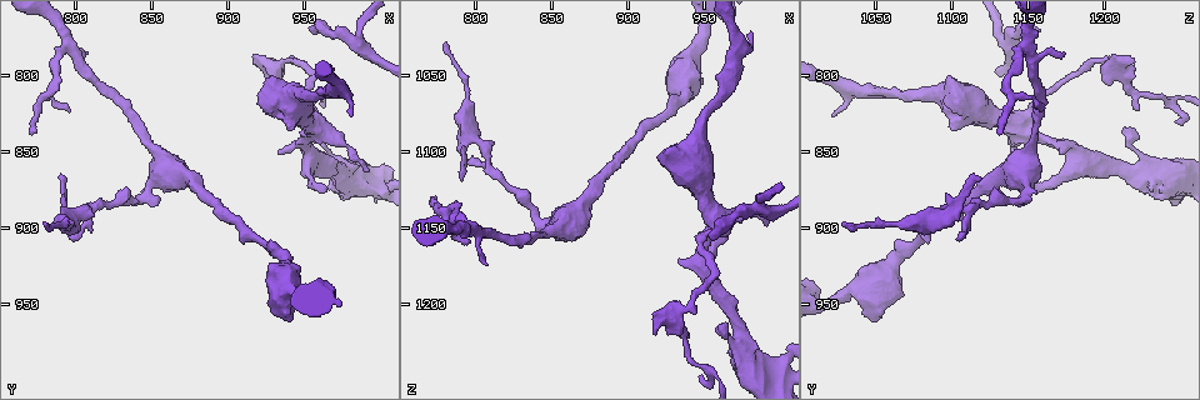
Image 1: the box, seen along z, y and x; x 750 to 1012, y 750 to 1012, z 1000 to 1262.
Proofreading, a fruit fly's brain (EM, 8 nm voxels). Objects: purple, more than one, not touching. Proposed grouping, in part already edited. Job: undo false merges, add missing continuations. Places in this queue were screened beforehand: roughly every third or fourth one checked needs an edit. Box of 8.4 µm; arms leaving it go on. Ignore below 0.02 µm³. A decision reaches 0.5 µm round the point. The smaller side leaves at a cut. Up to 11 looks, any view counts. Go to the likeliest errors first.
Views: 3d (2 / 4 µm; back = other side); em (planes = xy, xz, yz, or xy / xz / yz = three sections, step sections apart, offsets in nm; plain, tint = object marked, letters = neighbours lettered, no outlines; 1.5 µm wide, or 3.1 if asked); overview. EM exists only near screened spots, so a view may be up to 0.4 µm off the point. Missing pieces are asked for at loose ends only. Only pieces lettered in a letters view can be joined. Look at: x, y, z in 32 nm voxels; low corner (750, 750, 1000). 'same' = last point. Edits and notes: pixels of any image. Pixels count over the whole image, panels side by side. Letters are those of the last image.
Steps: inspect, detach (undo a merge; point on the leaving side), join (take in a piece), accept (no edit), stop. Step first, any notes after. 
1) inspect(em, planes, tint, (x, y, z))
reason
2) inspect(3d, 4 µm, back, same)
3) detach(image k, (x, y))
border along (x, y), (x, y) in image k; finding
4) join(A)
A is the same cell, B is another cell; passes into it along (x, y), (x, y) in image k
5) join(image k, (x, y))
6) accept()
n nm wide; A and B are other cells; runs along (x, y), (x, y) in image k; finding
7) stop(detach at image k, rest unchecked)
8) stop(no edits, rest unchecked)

inspect(em, planes, letters, (954, 768, 1158))
an open end

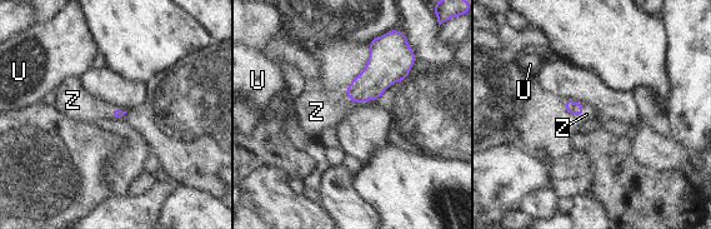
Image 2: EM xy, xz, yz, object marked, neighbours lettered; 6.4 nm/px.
join(image 2, (316, 111))
Z is the same cell, U is another cell; passes into it along (379, 74), (346, 94), (316, 111) in image 2; the cell continues

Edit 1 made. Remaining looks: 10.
inspect(3d, 4 µm, (930, 800, 1096))

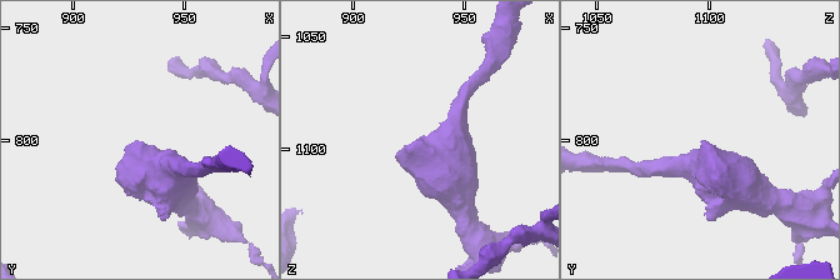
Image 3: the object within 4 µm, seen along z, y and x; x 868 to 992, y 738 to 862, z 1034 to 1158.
inspect(em, xz, step 4, tint, (928, 799, 1096))
shape alone is not enough

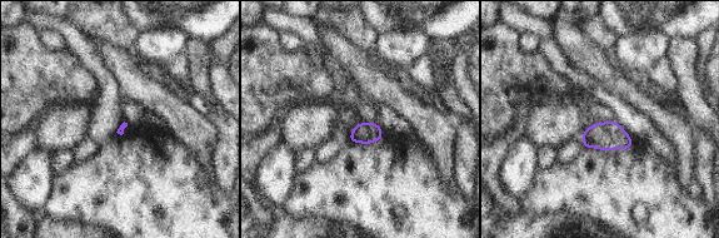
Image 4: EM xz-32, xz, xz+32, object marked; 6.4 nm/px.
inspect(em, planes, letters, same)
another direction

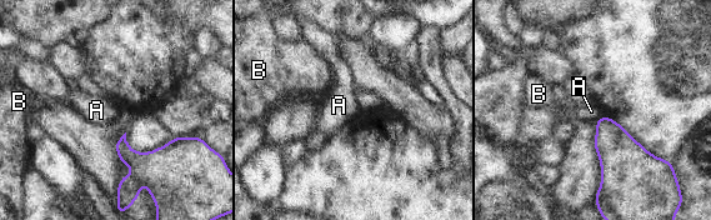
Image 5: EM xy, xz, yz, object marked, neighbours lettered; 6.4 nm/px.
accept()
A and B are other cells; border along (604, 115), (595, 121) in image 5; none of them fits

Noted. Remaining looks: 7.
inspect(em, planes, letters, (794, 782, 1150))
sudden change in width

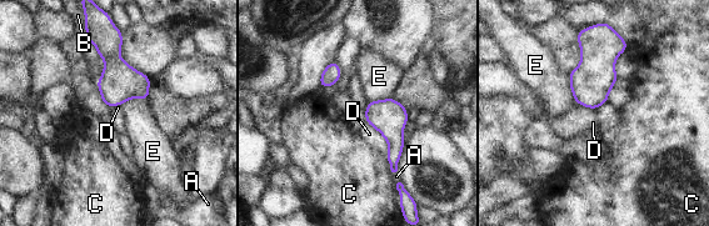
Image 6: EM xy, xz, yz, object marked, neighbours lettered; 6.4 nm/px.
accept()
60 nm wide; A, B, C, D and E are other cells; all the same cell

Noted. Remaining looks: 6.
stop(join at image 2, rest unchecked)

